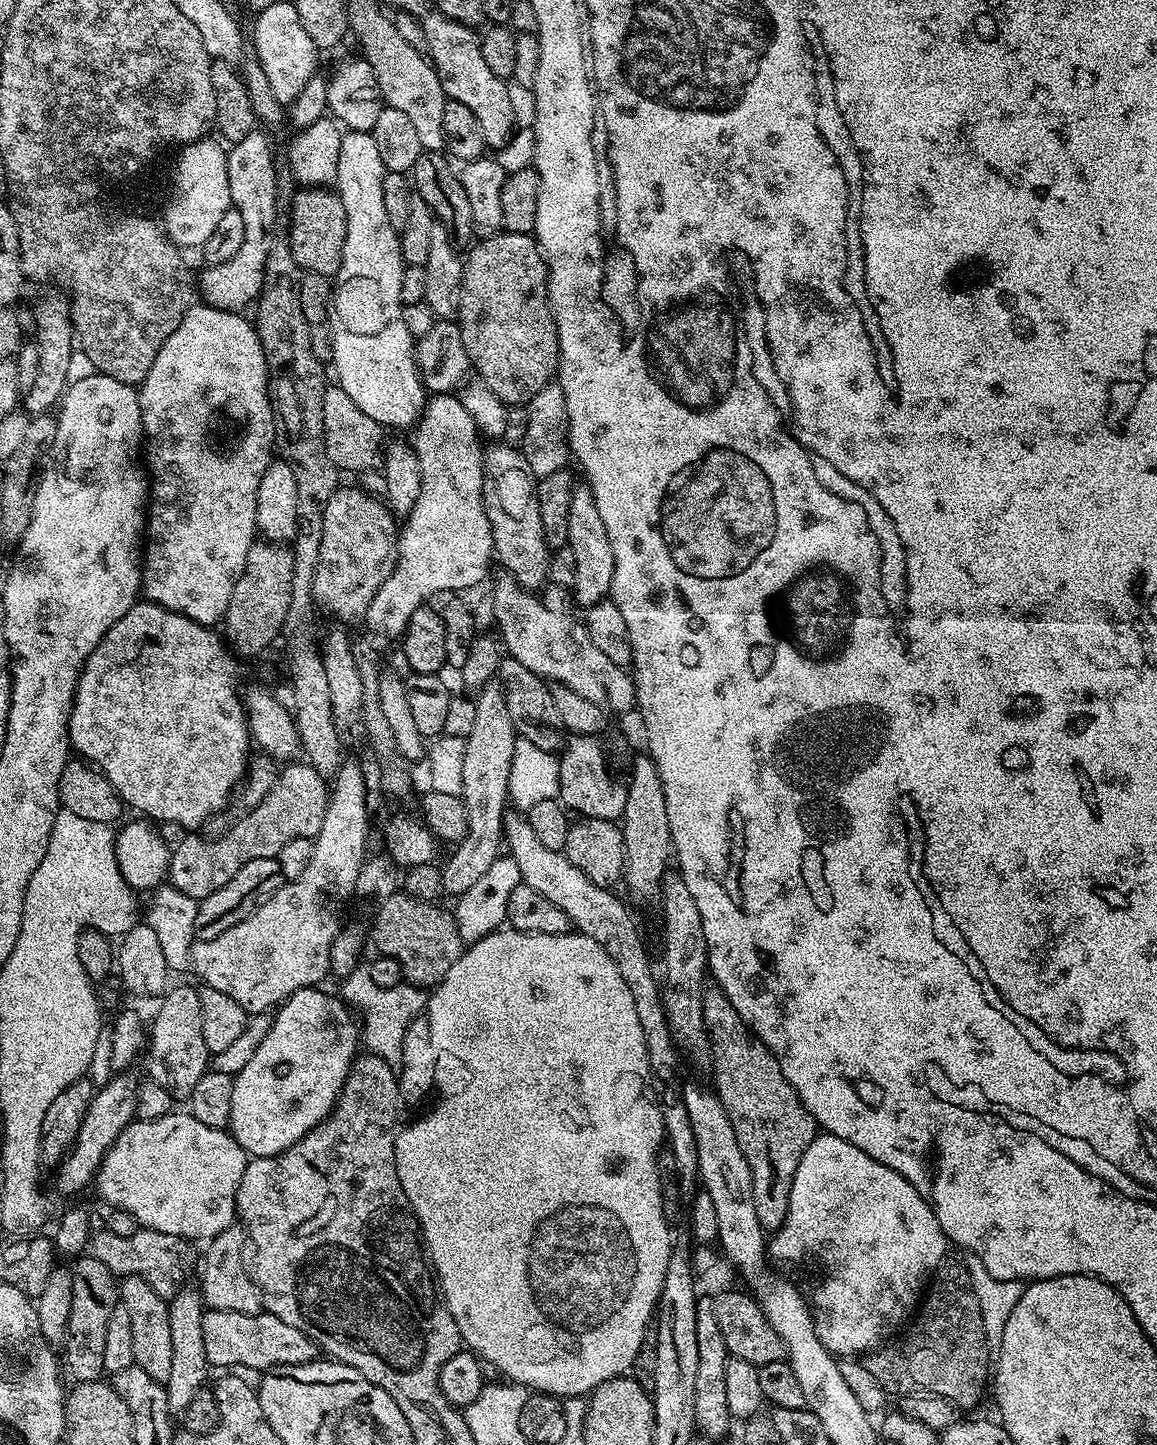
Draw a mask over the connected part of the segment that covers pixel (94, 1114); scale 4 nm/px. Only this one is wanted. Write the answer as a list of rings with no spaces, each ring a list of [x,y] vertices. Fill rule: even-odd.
[[[128,1070],[113,1075],[105,1088],[99,1089],[90,1102],[89,1110],[82,1121],[82,1128],[78,1132],[77,1140],[69,1147],[67,1155],[55,1169],[56,1188],[59,1195],[72,1196],[80,1192],[84,1187],[91,1185],[96,1178],[96,1172],[100,1169],[100,1163],[104,1155],[114,1146],[118,1134],[126,1130],[126,1126],[137,1119],[136,1115],[136,1090],[138,1080],[132,1077]]]

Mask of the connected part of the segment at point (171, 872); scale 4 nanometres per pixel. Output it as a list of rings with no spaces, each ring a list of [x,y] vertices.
[[[292,762],[281,767],[270,794],[266,794],[258,806],[247,809],[229,832],[222,833],[217,840],[203,840],[200,834],[188,834],[180,845],[172,848],[167,875],[171,887],[182,890],[182,894],[190,894],[190,898],[199,902],[214,894],[214,890],[222,890],[246,862],[254,862],[254,858],[275,860],[282,846],[294,838],[312,840],[322,830],[329,795],[329,781],[320,777],[309,763]]]

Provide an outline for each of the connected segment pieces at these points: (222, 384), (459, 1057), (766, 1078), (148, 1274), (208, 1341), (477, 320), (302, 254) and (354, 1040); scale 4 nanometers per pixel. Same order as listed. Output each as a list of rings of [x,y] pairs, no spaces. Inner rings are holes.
[[[196,302],[186,310],[182,322],[178,322],[178,330],[174,330],[174,334],[170,334],[170,338],[162,342],[162,350],[158,350],[158,358],[154,358],[150,374],[146,374],[146,378],[138,385],[140,421],[144,427],[142,436],[146,441],[146,472],[150,477],[150,503],[146,508],[146,547],[142,552],[142,592],[151,603],[160,604],[163,608],[169,608],[171,612],[182,614],[199,624],[216,626],[223,621],[230,606],[230,594],[234,594],[234,586],[244,573],[246,554],[258,536],[258,482],[262,482],[262,474],[266,474],[269,464],[274,459],[276,442],[275,415],[268,395],[269,375],[253,321],[240,312],[227,312],[221,308],[211,308],[203,302]]]
[[[497,930],[490,933],[486,938],[467,945],[464,953],[450,966],[446,978],[442,978],[435,988],[431,989],[427,997],[424,1011],[420,1017],[408,1027],[408,1033],[404,1039],[402,1050],[402,1066],[398,1069],[400,1082],[400,1095],[412,1100],[420,1100],[431,1088],[456,1088],[448,1092],[440,1100],[440,1105],[433,1112],[425,1114],[421,1120],[408,1124],[396,1133],[396,1169],[398,1170],[398,1182],[402,1182],[402,1190],[406,1190],[406,1198],[410,1198],[410,1206],[420,1223],[420,1235],[426,1245],[426,1256],[438,1277],[440,1295],[444,1297],[450,1314],[460,1331],[461,1341],[471,1351],[480,1357],[485,1365],[497,1368],[501,1377],[507,1378],[511,1383],[520,1384],[536,1394],[555,1396],[557,1398],[587,1397],[602,1382],[606,1382],[615,1376],[623,1376],[631,1373],[632,1363],[638,1355],[638,1350],[643,1344],[644,1336],[650,1332],[650,1325],[654,1320],[656,1305],[660,1302],[662,1294],[662,1282],[666,1282],[666,1270],[670,1266],[670,1258],[674,1247],[672,1232],[668,1229],[668,1220],[664,1217],[664,1196],[660,1193],[660,1172],[656,1169],[656,1151],[662,1148],[666,1137],[664,1135],[664,1113],[661,1105],[652,1101],[648,1093],[648,1080],[650,1081],[650,1069],[648,1066],[648,1051],[646,1050],[646,1038],[642,1030],[642,1022],[638,1022],[638,1010],[634,1010],[634,994],[630,994],[630,986],[622,974],[618,974],[618,966],[594,938],[586,938],[581,932],[569,930],[563,936],[558,934],[538,934],[537,932],[517,932],[515,930]]]
[[[715,986],[705,987],[702,1018],[706,1022],[708,1041],[712,1047],[711,1083],[730,1118],[730,1126],[734,1126],[734,1138],[738,1138],[738,1146],[742,1146],[746,1166],[750,1166],[754,1211],[757,1212],[758,1222],[765,1233],[775,1234],[783,1226],[786,1218],[786,1210],[790,1204],[790,1186],[794,1182],[798,1162],[802,1162],[802,1154],[806,1154],[810,1142],[818,1134],[818,1125],[790,1086],[790,1082],[786,1082],[782,1066],[778,1066],[774,1054],[752,1033],[748,1024],[742,1022],[738,1010],[734,1010],[730,998],[726,998],[723,990]]]
[[[139,1227],[136,1234],[130,1237],[112,1234],[100,1230],[91,1237],[90,1255],[98,1258],[98,1262],[110,1266],[110,1270],[118,1278],[125,1276],[141,1276],[153,1290],[165,1298],[171,1298],[180,1291],[188,1276],[188,1267],[192,1260],[188,1257],[189,1241],[174,1234],[162,1234],[158,1230]]]
[[[226,1310],[205,1311],[202,1318],[202,1339],[206,1345],[206,1358],[213,1369],[235,1370],[259,1368],[267,1370],[278,1366],[309,1364],[317,1359],[318,1345],[302,1330],[294,1330],[282,1318],[260,1311],[258,1314],[238,1314]]]
[[[503,230],[473,243],[468,254],[463,261],[464,274],[454,316],[460,326],[469,365],[478,379],[498,394],[503,404],[527,405],[538,390],[553,383],[560,366],[556,319],[552,316],[552,307],[548,305],[548,265],[544,254],[529,233]]]
[[[328,186],[318,188],[301,187],[292,197],[290,215],[288,220],[288,233],[286,239],[290,250],[294,254],[294,262],[304,272],[313,272],[332,278],[342,266],[342,246],[346,246],[346,206],[342,206],[342,198],[339,192]]]
[[[313,986],[303,988],[288,997],[283,1004],[275,1011],[274,1017],[271,1019],[269,1032],[262,1039],[258,1050],[255,1050],[254,1056],[250,1062],[243,1066],[240,1073],[234,1076],[234,1095],[230,1101],[230,1122],[228,1128],[234,1139],[238,1142],[238,1146],[242,1146],[242,1150],[247,1152],[249,1157],[257,1156],[277,1156],[278,1153],[284,1152],[290,1146],[294,1146],[302,1137],[310,1130],[314,1130],[317,1126],[328,1117],[333,1108],[336,1107],[336,1100],[340,1097],[342,1086],[346,1082],[346,1078],[352,1069],[352,1061],[356,1059],[362,1048],[362,1028],[358,1023],[357,1017],[354,1015],[353,1009],[345,1004],[339,995],[331,996],[328,992],[319,992],[319,987]]]

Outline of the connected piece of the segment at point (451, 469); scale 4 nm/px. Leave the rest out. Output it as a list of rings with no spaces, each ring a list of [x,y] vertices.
[[[432,394],[427,397],[424,414],[415,425],[415,432],[416,457],[418,466],[422,466],[422,490],[414,502],[414,510],[410,510],[399,529],[393,570],[374,594],[370,606],[366,606],[366,614],[362,618],[362,625],[376,648],[388,648],[395,640],[397,643],[396,615],[409,611],[408,600],[423,601],[420,599],[424,596],[424,579],[480,580],[488,572],[488,563],[494,560],[492,531],[482,502],[482,437],[476,431],[474,418],[470,418],[466,406],[462,406],[459,395]]]

